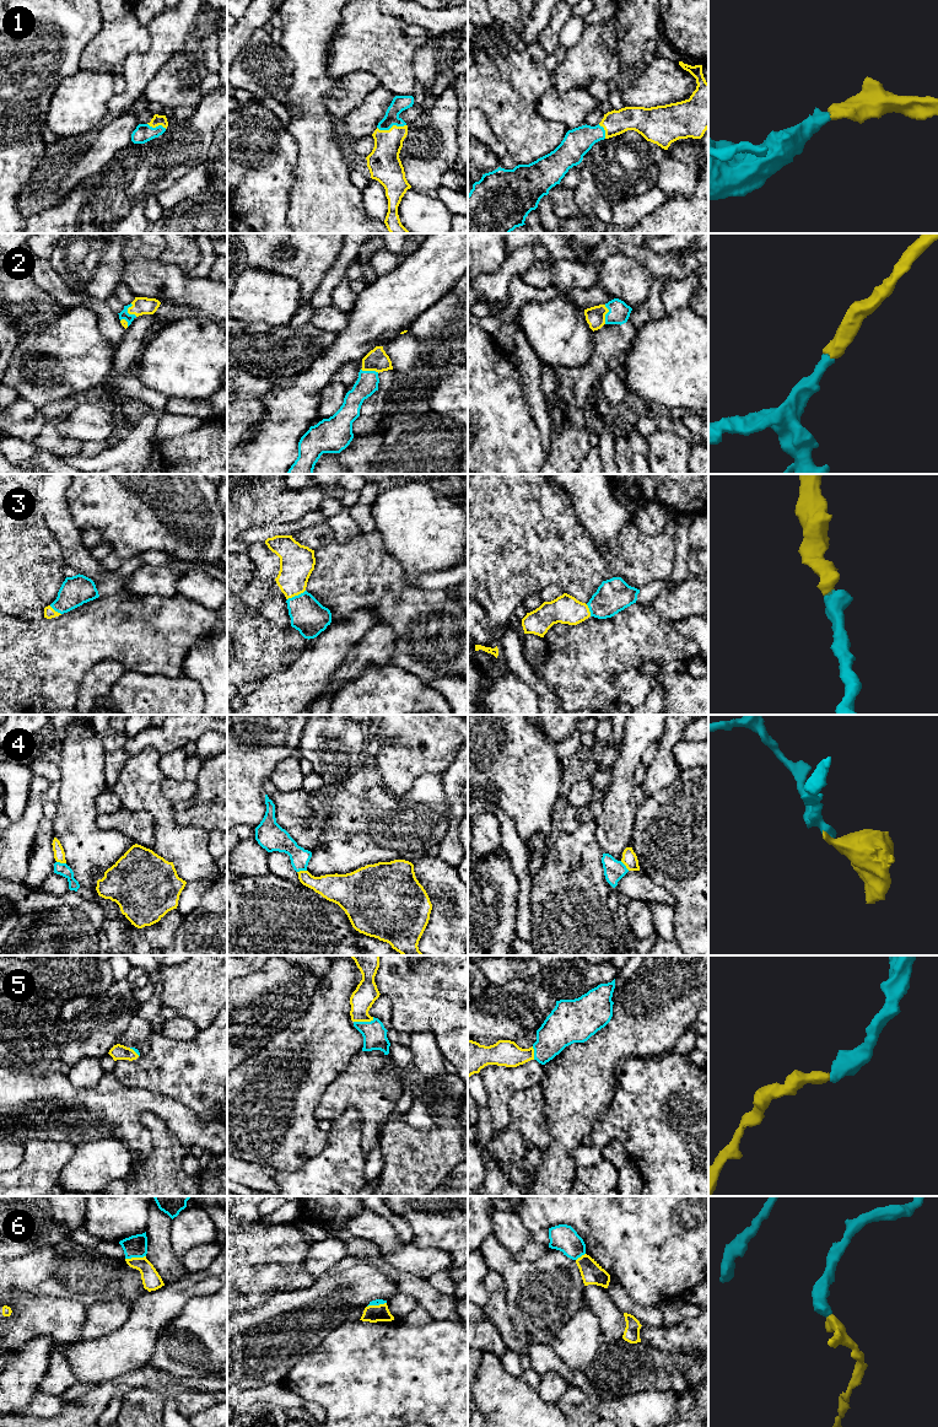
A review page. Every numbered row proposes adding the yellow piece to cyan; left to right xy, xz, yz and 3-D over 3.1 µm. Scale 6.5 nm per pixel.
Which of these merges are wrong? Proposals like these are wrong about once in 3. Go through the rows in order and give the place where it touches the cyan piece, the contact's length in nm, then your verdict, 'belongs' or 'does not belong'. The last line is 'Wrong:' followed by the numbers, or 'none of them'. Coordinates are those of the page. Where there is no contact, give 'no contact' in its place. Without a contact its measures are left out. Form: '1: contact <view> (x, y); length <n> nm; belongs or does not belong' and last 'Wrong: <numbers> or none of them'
1: contact xz (391, 127); length 190 nm; belongs
2: contact xy (127, 312); length 100 nm; belongs
3: contact xz (296, 596); length 140 nm; belongs
4: contact xy (62, 863); length 70 nm; does not belong
5: contact xz (364, 1022); length 140 nm; belongs
6: contact xy (135, 1256); length 140 nm; does not belong
Wrong: 4, 6

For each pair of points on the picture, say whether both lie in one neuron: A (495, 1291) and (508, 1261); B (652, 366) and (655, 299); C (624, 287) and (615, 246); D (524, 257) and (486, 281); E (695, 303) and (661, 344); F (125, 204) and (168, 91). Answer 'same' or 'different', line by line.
A: different
B: different
C: different
D: same
E: different
F: different

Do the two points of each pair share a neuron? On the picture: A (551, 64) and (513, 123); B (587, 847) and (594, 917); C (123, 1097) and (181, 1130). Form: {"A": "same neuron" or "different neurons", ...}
{"A": "different neurons", "B": "same neuron", "C": "same neuron"}

